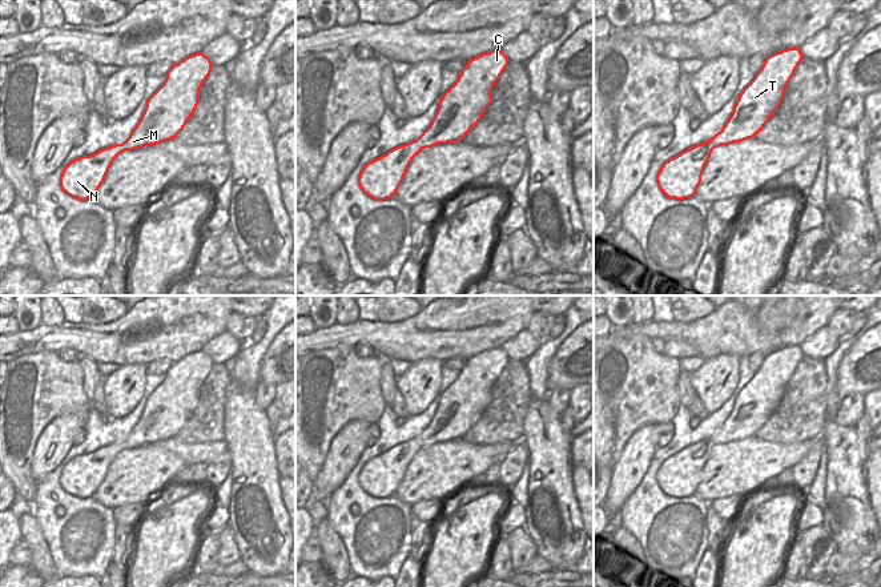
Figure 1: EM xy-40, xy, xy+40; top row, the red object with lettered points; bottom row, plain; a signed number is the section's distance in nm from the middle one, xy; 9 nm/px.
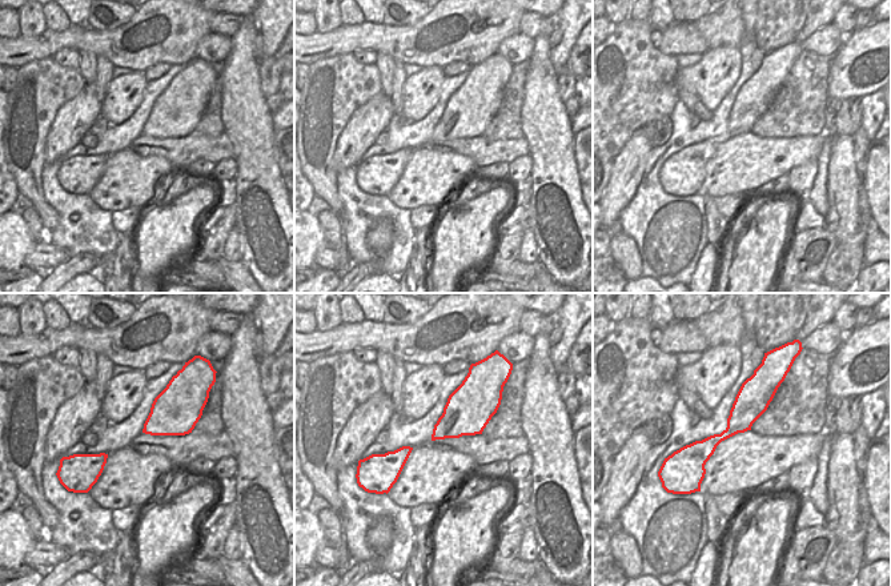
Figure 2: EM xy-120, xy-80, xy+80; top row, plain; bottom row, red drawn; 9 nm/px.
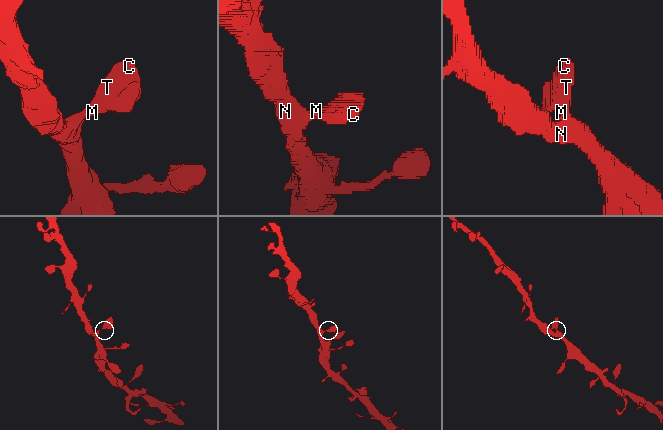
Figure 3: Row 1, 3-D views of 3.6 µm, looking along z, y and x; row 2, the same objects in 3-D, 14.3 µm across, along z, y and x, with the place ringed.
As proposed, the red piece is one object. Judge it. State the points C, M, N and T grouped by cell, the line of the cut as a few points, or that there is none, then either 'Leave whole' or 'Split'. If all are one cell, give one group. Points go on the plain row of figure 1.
Groups: C M N T. No split. Leave whole.

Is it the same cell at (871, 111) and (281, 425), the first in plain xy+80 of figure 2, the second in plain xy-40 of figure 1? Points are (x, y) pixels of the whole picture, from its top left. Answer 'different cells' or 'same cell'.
different cells

